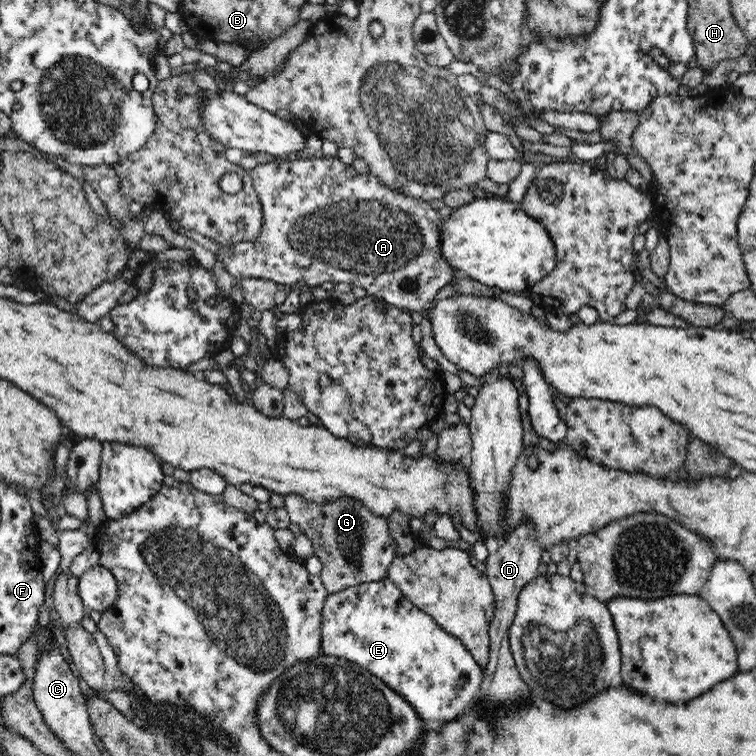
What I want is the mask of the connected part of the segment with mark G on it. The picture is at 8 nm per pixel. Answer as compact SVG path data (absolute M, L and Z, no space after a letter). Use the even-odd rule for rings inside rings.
M300 494L283 496L289 522L300 527L314 547L313 556L323 565L319 577L328 595L343 592L346 587L378 582L387 576L387 569L397 557L397 543L389 532L389 519L380 517L358 499L340 498L318 503Z

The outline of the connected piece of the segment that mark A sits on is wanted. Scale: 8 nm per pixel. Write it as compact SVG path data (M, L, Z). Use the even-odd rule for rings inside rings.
M338 156L336 158L313 158L313 159L298 159L293 162L281 161L279 159L270 161L264 164L257 164L257 166L250 171L250 177L253 179L253 188L260 199L262 205L262 213L264 213L264 222L262 222L262 230L260 236L253 242L238 242L233 245L223 246L223 249L215 254L216 259L223 260L223 264L227 271L235 278L236 281L245 278L264 278L277 282L281 287L286 288L298 281L304 281L306 289L313 289L318 287L323 282L346 282L352 287L364 288L370 295L377 298L385 299L389 305L400 307L401 309L410 309L413 311L422 312L424 308L433 300L436 293L454 278L454 269L452 265L446 261L446 257L442 255L440 249L440 228L444 219L436 209L432 208L428 201L424 199L417 199L408 197L404 193L399 192L392 187L385 186L378 178L375 178L372 173L359 174L352 165L340 161Z

